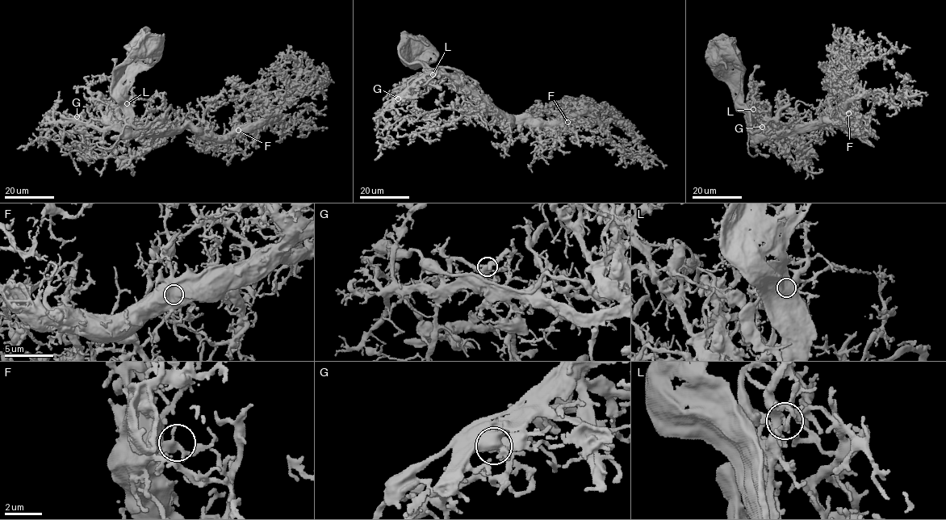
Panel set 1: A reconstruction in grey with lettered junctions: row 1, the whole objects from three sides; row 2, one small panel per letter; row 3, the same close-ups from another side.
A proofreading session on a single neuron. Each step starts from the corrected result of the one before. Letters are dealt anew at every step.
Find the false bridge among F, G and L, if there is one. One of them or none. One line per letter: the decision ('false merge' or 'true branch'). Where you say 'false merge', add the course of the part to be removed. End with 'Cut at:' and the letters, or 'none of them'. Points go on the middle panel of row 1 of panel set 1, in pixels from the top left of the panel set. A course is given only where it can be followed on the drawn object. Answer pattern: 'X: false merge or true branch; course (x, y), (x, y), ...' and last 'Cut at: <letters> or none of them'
F: true branch
G: true branch
L: false merge; course (433, 74), (425, 70), (462, 71), (475, 82), (475, 97), (459, 111), (405, 118), (396, 130), (408, 135)
Cut at: L

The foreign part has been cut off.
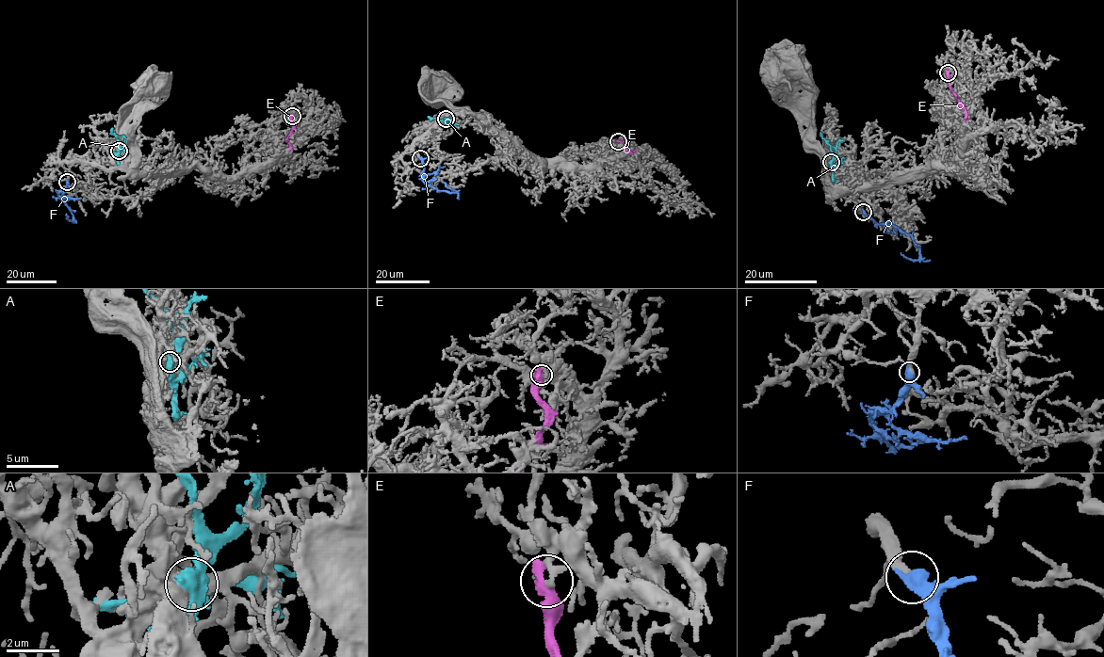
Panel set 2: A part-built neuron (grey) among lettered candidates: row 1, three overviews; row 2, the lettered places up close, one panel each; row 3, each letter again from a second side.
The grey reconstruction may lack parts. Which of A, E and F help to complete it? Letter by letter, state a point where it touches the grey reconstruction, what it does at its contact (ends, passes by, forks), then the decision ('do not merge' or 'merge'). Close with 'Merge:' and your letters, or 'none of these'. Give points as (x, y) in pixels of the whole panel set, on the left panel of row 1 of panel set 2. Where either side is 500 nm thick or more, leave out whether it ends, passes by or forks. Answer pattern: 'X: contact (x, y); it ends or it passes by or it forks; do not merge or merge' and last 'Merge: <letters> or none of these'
A: contact (119, 151); do not merge
E: contact (292, 116); do not merge
F: contact (67, 182); merge
Merge: F

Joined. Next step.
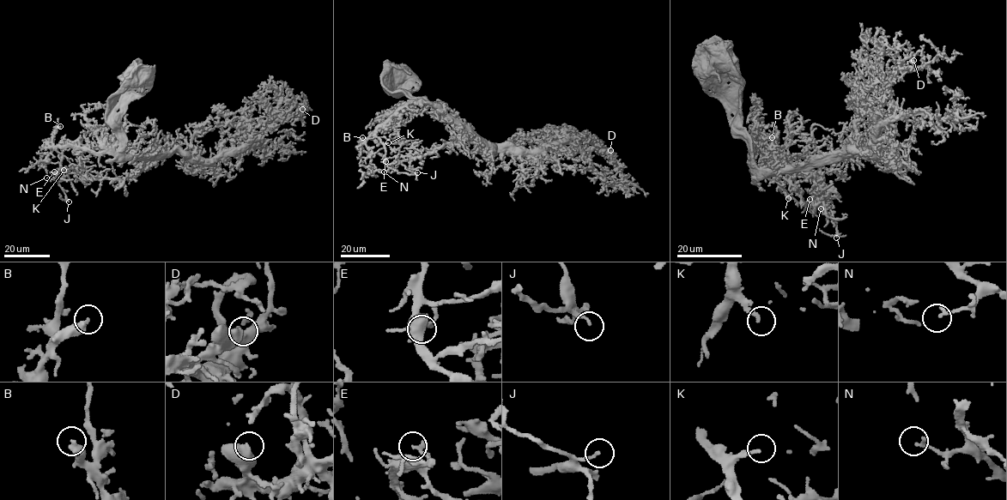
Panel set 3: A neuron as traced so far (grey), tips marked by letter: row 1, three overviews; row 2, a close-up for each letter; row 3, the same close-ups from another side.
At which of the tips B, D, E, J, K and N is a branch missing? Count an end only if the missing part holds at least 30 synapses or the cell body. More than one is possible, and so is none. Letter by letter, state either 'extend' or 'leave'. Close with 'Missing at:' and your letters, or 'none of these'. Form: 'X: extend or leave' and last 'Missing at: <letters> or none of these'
B: extend
D: extend
E: leave
J: leave
K: leave
N: leave
Missing at: B, D

